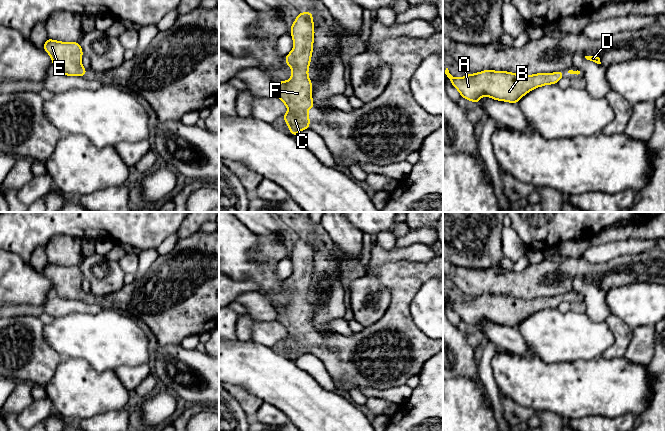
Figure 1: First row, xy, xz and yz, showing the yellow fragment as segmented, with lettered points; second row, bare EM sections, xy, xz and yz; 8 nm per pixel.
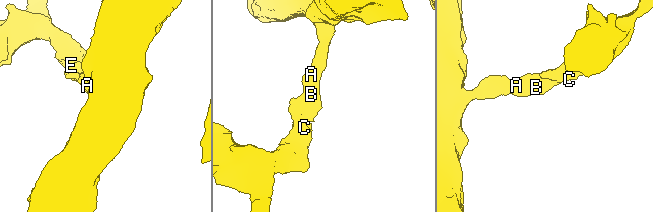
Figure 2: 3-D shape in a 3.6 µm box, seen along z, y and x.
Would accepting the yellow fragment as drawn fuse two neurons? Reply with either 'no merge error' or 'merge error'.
no merge error

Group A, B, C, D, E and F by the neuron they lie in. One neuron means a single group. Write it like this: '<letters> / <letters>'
A B C D E F

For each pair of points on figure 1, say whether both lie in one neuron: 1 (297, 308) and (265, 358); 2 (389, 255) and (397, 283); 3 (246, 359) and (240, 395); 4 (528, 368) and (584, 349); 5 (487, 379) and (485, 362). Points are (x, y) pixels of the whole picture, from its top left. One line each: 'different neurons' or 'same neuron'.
1: different neurons
2: different neurons
3: different neurons
4: different neurons
5: same neuron

